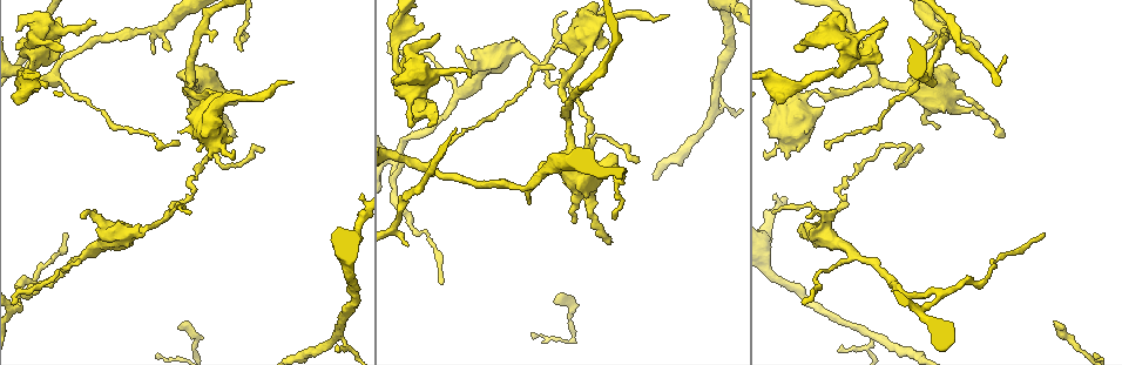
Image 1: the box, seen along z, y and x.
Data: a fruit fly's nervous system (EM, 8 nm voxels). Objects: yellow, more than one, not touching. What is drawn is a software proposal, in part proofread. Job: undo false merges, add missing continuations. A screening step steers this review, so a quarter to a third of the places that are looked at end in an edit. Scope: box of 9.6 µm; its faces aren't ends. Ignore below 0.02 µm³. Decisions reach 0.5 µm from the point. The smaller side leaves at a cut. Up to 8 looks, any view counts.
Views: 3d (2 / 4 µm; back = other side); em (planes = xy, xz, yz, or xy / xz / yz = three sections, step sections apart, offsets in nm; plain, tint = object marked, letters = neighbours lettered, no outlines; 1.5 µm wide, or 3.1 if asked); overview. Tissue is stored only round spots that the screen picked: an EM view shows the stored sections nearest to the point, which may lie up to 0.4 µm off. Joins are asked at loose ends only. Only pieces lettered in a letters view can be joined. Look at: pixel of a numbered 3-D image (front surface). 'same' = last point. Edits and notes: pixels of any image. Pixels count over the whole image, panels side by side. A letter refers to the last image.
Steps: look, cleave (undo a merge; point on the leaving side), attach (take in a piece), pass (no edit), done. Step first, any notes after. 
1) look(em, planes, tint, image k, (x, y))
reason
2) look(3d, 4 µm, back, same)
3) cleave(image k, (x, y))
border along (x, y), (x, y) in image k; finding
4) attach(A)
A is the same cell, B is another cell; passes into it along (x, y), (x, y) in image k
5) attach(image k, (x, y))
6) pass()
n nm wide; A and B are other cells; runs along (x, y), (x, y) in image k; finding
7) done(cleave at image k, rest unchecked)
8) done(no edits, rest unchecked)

look(em, planes, letters, image 1, (936, 289))
three-way junction

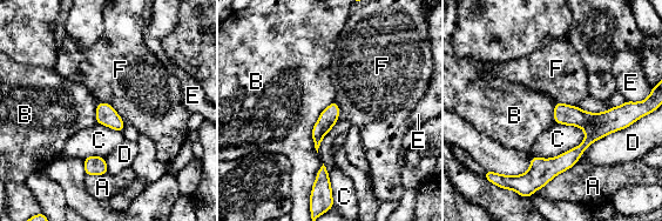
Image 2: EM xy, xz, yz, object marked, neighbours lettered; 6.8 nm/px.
pass()
120 nm wide; A, B, C, D, E and F are other cells; border along (99, 101), (107, 102), (123, 122) in image 2; continuous, no second neuron

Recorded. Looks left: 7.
look(3d, 4 µm, image 1, (918, 151))
tapers out

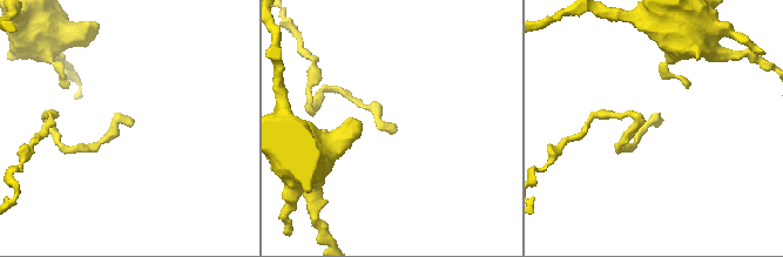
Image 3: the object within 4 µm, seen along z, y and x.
look(em, planes, letters, image 3, (132, 124))

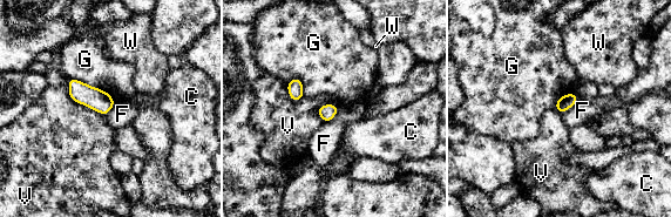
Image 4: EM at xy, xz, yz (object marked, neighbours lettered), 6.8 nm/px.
pass()
C, F, G, V and W are other cells; border along (338, 106), (337, 113), (324, 122) in image 4; none of them fits

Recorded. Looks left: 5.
look(3d, 4 µm, image 1, (229, 139))
free end

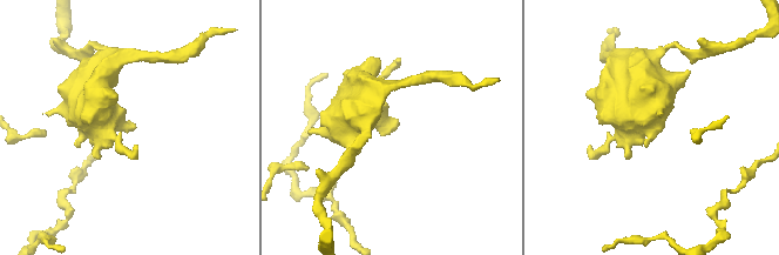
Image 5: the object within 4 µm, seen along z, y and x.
look(em, planes, letters, image 5, (135, 127))

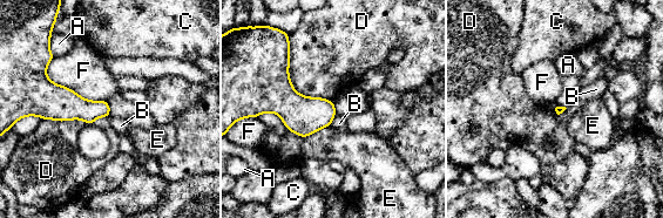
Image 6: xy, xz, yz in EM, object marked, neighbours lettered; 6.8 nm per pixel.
pass()
A, B, C, D, E and F are other cells; border along (336, 114), (330, 124) in image 6; no lettered piece goes on from it

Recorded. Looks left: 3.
done(no edits, rest unchecked)

